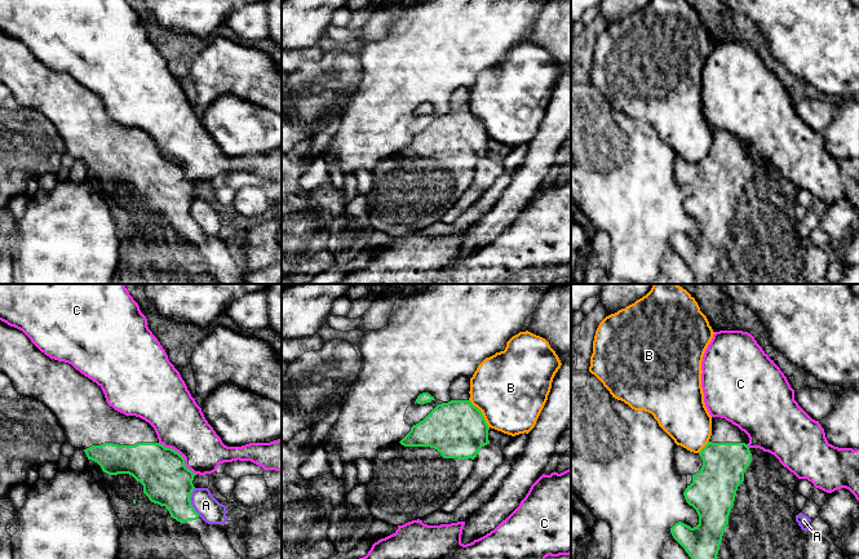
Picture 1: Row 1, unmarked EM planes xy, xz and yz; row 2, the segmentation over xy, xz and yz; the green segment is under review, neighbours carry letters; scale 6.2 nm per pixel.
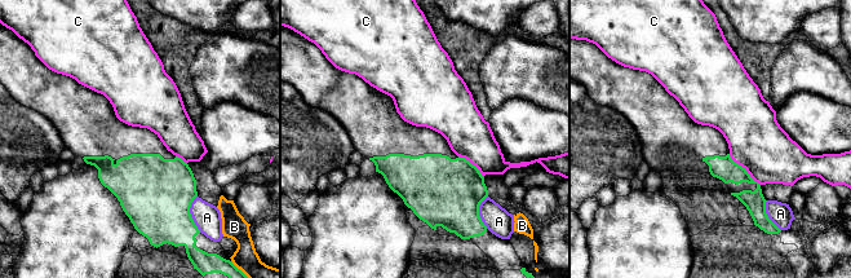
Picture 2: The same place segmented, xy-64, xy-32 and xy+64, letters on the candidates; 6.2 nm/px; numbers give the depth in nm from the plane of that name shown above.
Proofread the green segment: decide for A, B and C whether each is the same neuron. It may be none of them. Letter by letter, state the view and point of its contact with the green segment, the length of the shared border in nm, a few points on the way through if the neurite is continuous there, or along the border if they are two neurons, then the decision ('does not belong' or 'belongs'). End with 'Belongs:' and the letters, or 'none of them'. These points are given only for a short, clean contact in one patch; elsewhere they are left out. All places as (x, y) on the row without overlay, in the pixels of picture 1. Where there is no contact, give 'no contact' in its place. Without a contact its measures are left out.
A: xy (190, 212) | 190 nm | does not belong
B: xz (481, 124) | 220 nm | does not belong
C: xy (181, 167) | 320 nm | along xy (159, 152), (173, 159), (184, 169), (184, 174), (196, 185) | does not belong
Belongs: none of them

